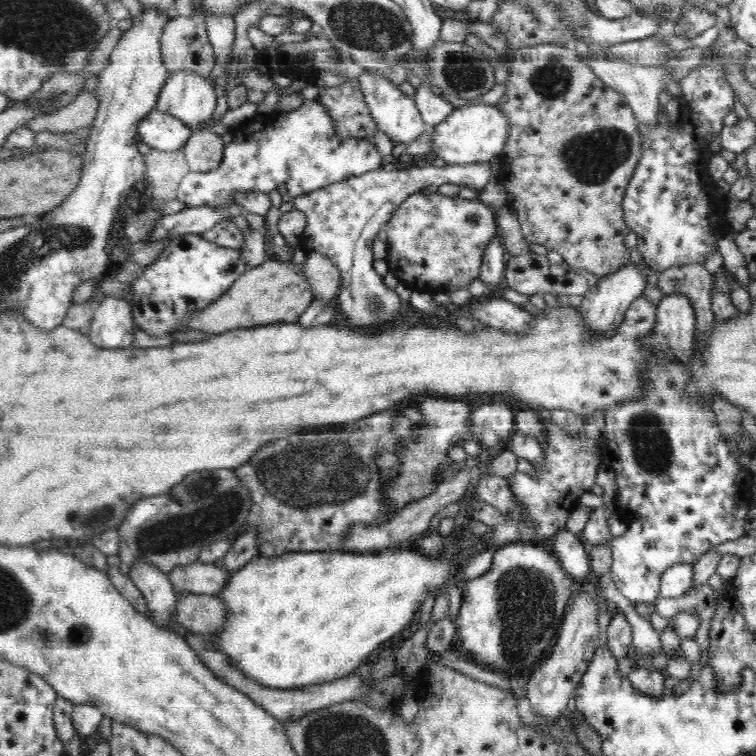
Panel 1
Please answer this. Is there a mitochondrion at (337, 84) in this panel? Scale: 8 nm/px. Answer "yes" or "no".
no

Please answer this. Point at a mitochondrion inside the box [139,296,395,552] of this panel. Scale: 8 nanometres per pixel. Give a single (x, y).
(333, 472)

